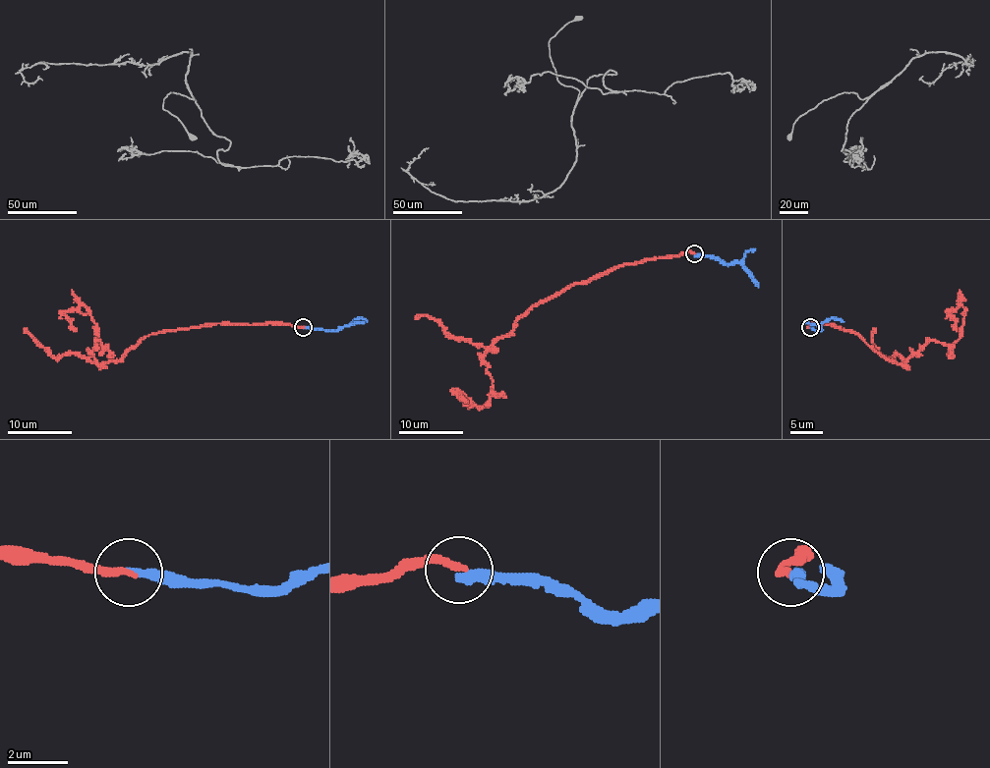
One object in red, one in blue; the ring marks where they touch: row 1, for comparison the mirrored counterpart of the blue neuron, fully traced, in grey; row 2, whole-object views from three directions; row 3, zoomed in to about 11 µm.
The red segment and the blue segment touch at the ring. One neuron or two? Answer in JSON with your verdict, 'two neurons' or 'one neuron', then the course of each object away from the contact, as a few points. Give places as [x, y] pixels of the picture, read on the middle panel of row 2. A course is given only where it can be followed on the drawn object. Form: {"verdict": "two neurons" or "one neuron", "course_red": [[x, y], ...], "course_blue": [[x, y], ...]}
{"verdict": "two neurons", "course_red": [[694, 253], [623, 263], [535, 303], [484, 359], [492, 396], [486, 408], [458, 391], [468, 403]], "course_blue": [[695, 253], [718, 256], [725, 263], [739, 263], [758, 287]]}

